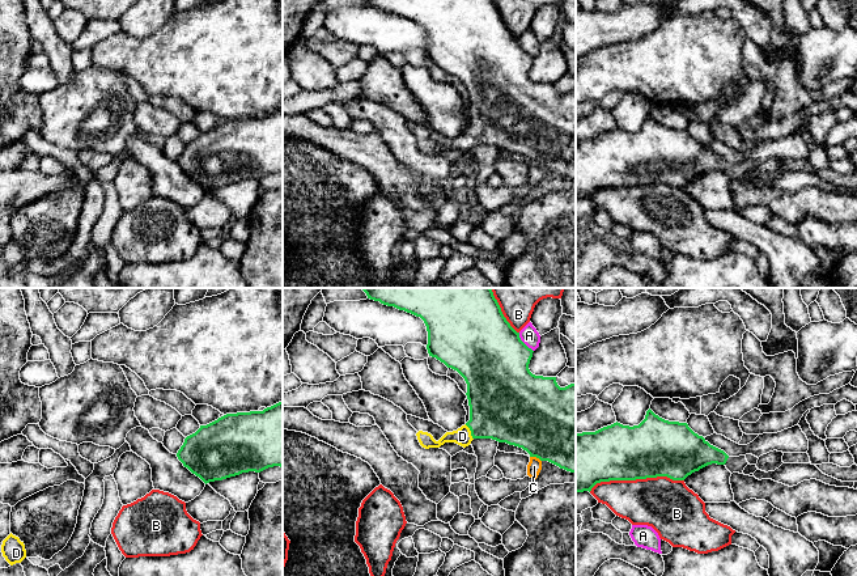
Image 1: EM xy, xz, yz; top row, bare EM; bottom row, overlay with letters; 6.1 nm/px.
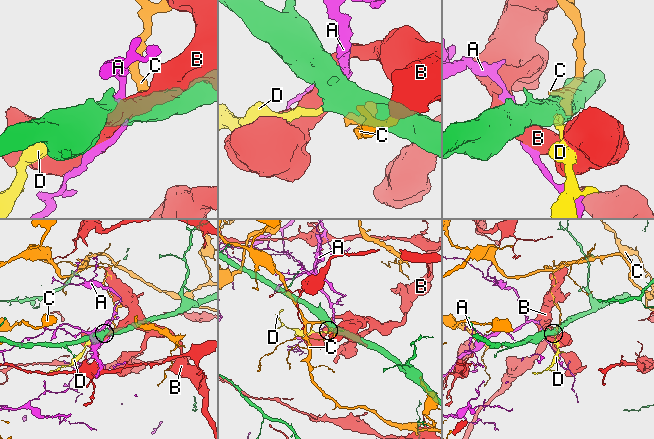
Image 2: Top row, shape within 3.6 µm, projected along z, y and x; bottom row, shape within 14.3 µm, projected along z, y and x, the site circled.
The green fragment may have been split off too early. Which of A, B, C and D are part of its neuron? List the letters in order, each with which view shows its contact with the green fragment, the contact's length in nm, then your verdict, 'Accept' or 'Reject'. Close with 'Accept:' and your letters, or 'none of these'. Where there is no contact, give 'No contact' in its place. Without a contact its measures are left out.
A: Touches green in xz. Shared border 150 nm. Reject
B: Touches green in yz. Shared border 600 nm. Reject
C: Touches green in xz. Shared border 80 nm. Reject
D: Touches green in xz. Shared border 110 nm. Accept
Accept: D

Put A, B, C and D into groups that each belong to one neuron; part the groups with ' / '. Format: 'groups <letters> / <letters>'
groups A / B / C / D

